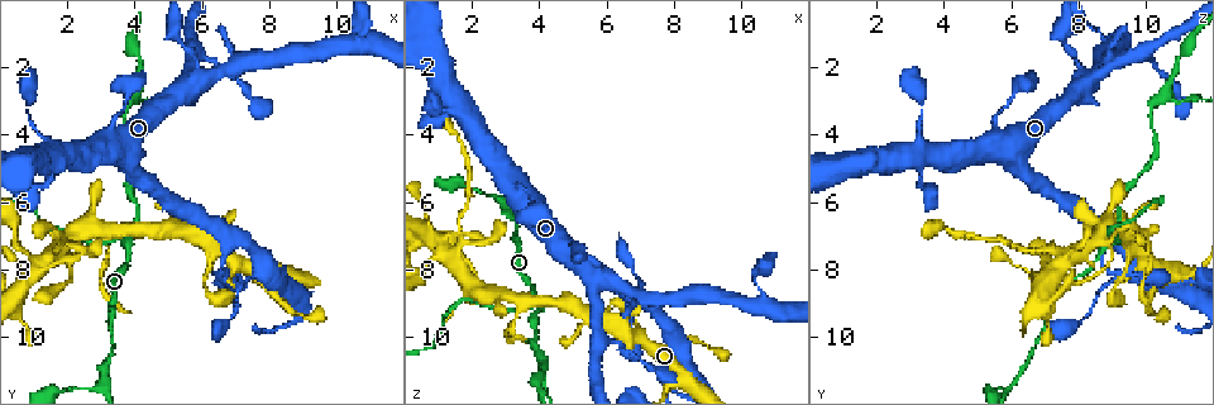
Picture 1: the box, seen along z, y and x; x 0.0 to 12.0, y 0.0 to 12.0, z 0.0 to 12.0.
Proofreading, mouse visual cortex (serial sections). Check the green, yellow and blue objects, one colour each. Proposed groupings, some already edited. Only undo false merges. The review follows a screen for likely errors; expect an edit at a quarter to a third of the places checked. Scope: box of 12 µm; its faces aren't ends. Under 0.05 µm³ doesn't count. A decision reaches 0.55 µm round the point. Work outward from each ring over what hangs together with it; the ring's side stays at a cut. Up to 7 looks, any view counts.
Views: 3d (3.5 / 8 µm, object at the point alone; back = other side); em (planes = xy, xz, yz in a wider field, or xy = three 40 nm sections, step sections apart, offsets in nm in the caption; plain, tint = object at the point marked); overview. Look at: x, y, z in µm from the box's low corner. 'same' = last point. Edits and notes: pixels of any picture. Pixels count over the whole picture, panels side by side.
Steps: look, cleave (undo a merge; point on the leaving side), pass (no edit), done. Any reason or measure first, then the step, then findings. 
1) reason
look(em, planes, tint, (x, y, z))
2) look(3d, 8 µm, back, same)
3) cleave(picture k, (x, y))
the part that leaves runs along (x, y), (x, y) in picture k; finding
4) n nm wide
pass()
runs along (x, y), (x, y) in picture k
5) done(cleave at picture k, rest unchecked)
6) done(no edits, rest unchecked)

three arms meet
look(3d, 3.5 µm, (2.1, 7.3, 7.1))

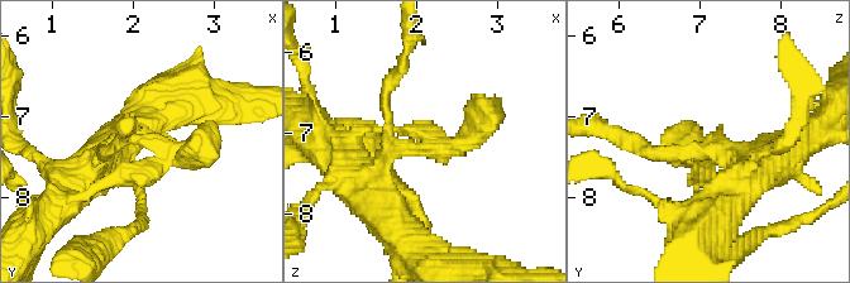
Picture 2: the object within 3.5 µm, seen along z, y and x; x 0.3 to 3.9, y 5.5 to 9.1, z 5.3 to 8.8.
pass()
runs along (381, 196), (385, 150), (467, 144), (482, 115) in picture 2; one cell here

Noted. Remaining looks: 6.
two arms in line, one across
look(3d, 3.5 µm, (3.0, 11.1, 6.2))

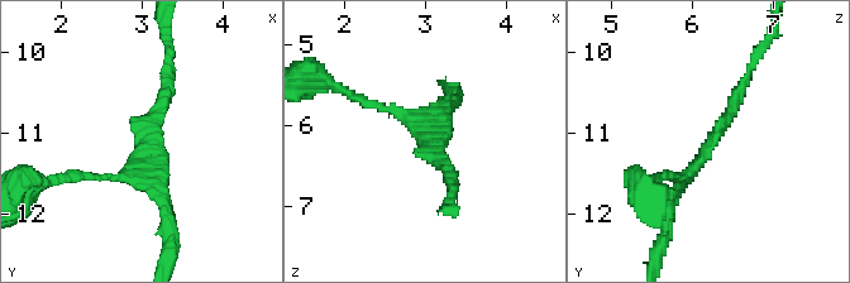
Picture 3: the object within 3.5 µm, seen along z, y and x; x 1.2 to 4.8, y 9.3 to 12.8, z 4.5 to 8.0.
3 arms; arms of 150, 150, 200 nm; shape alone is not enough
look(em, xy, step 2, plain, (3.05, 11.15, 6.25))

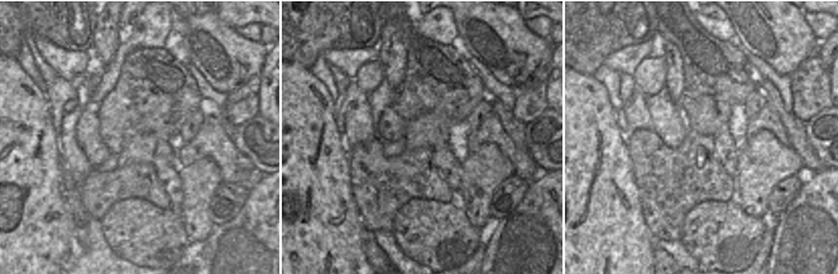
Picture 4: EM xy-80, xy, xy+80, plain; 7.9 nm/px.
with the object marked
look(em, xy, step 2, tint, same)

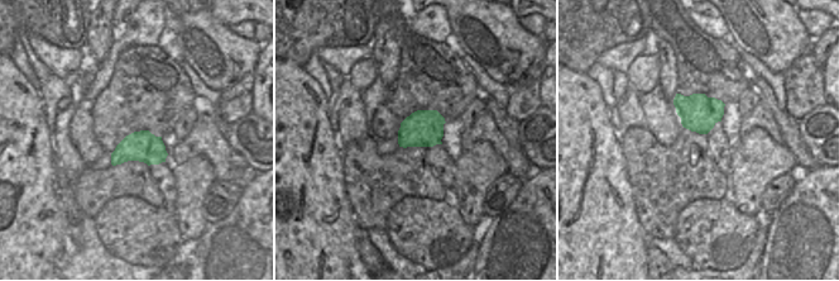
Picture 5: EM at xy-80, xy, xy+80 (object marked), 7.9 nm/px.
pass()
runs along (749, 72), (703, 158), (671, 177) in picture 3; one cell here

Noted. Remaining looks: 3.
three-way junction
look(3d, 3.5 µm, (3.8, 7.2, 8.9))

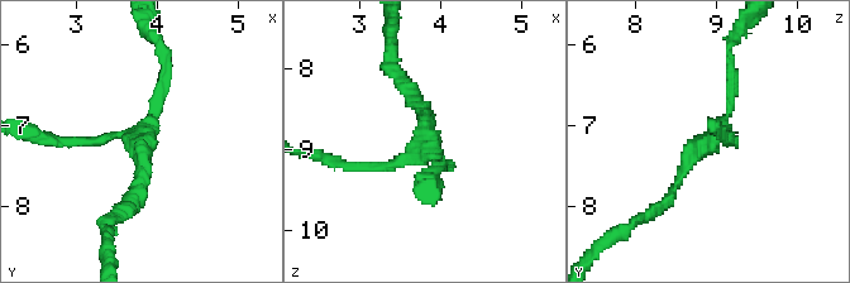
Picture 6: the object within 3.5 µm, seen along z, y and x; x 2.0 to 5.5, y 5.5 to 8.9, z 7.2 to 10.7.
now the EM
look(em, planes, tint, (3.85, 7.25, 8.90))

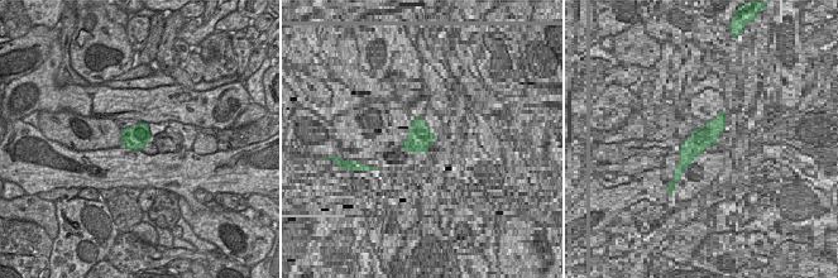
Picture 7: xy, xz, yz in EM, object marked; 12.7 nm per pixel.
arms of 150, 150, 150 nm
cleave(picture 6, (75, 140))
the part that leaves runs along (115, 135), (57, 143), (34, 132) in picture 6; two cells meet here

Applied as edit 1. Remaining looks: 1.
done(cleave at picture 6, rest unchecked)

